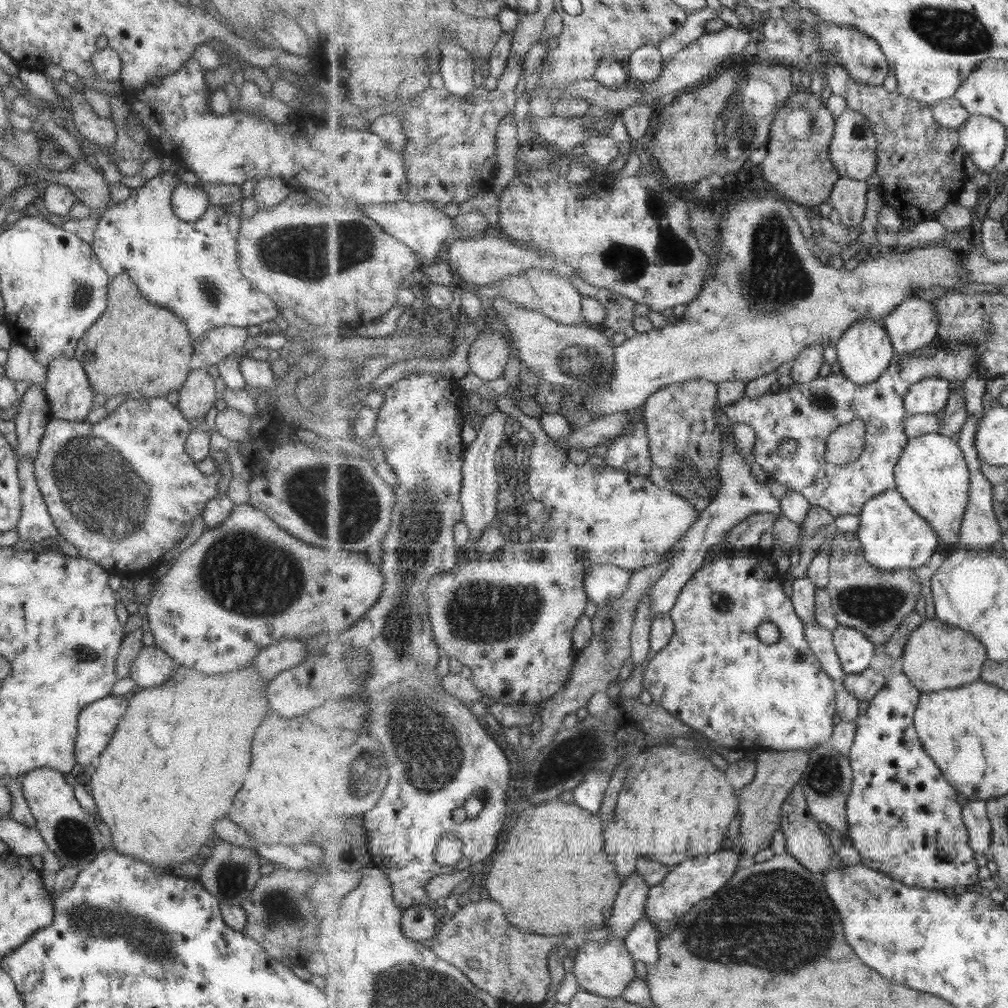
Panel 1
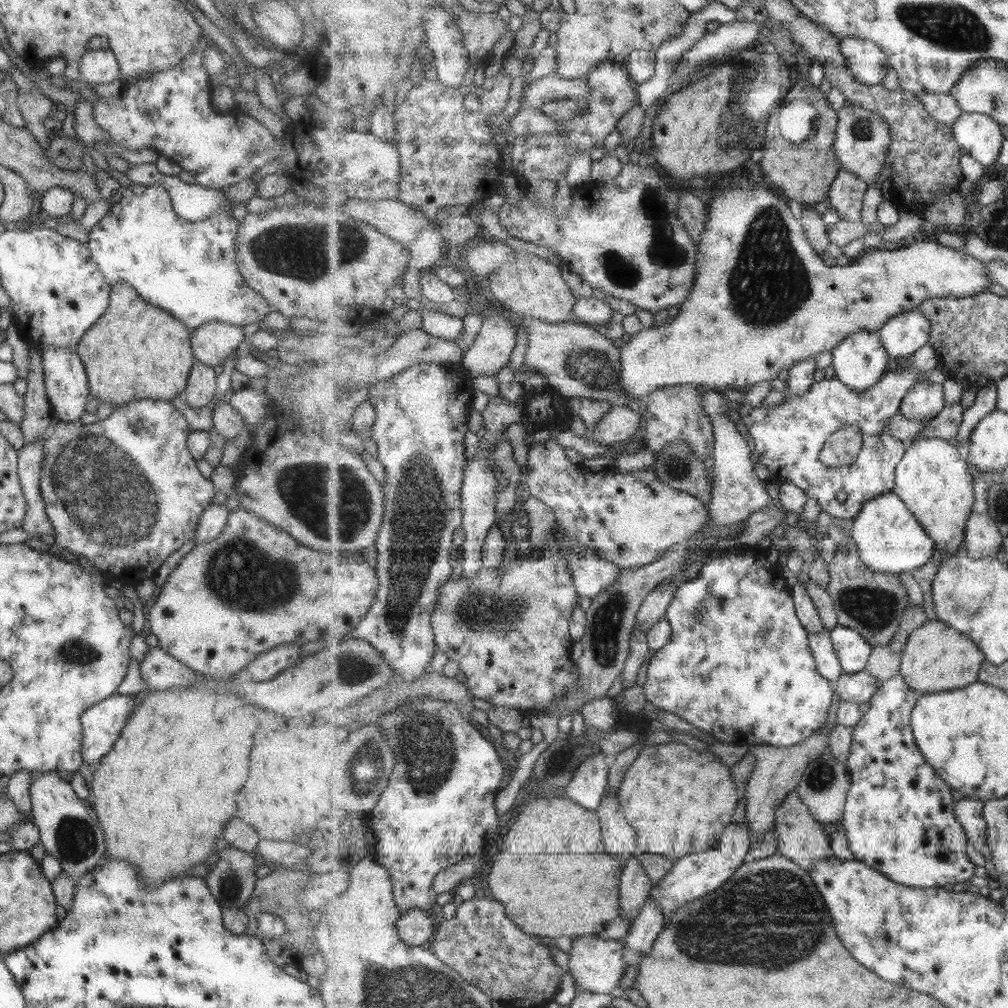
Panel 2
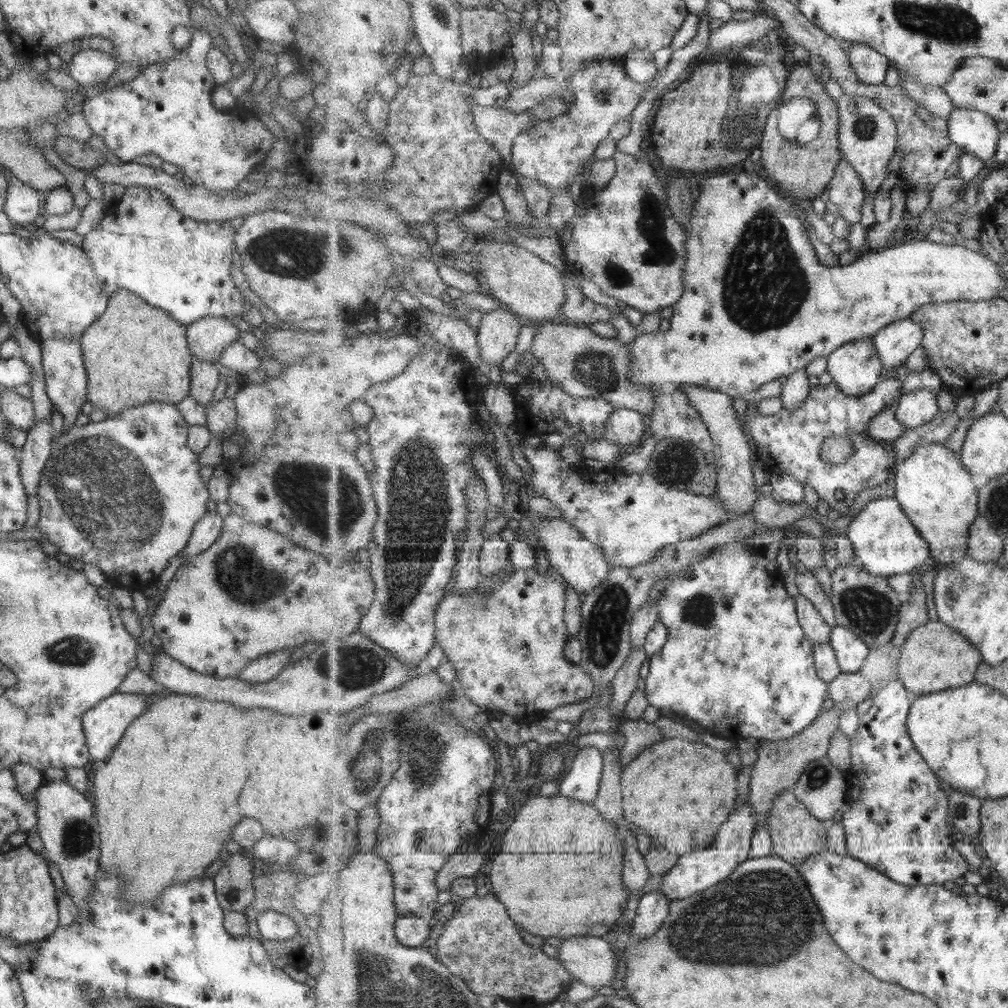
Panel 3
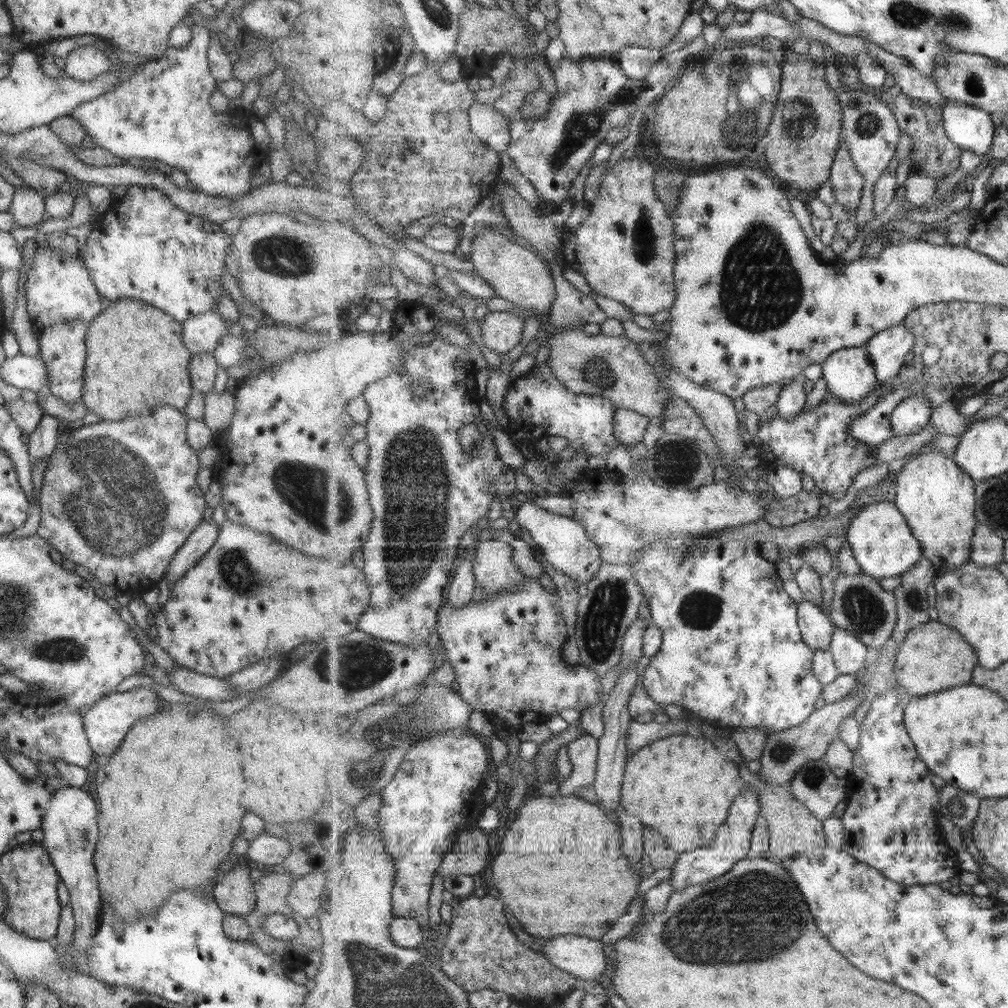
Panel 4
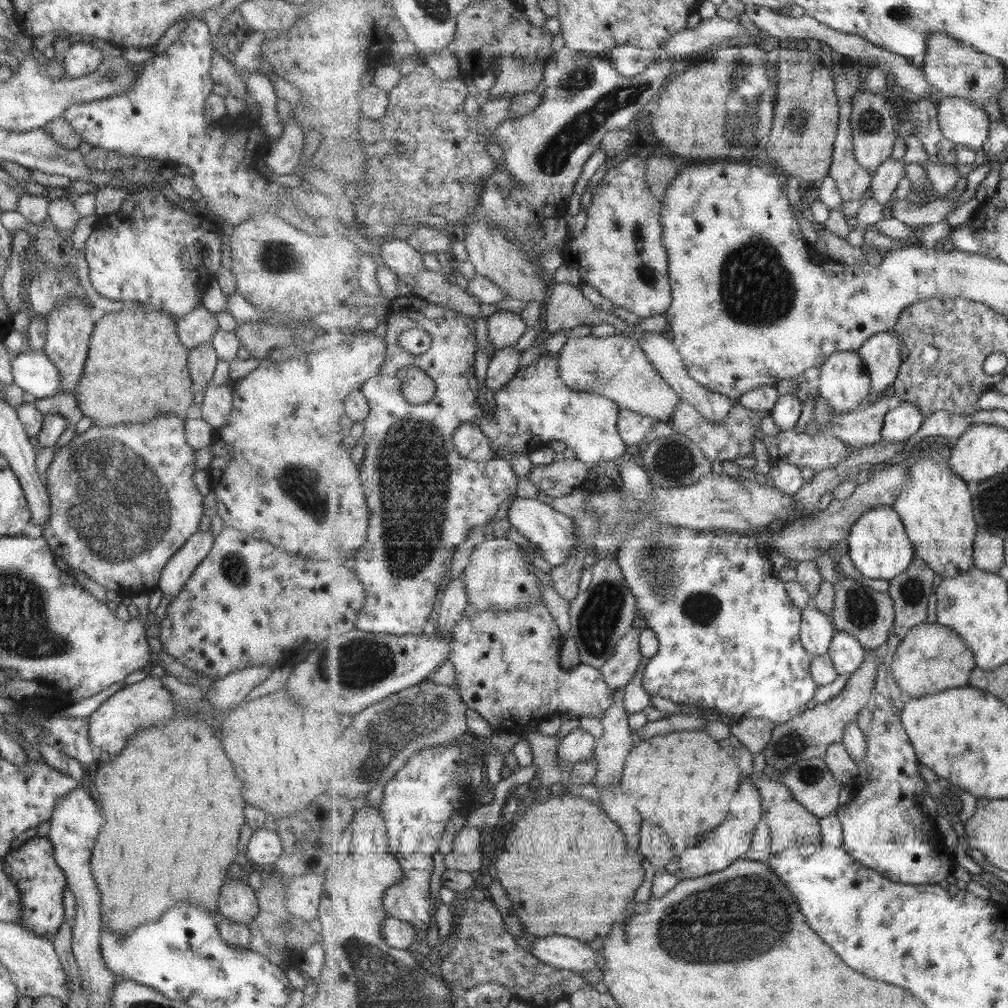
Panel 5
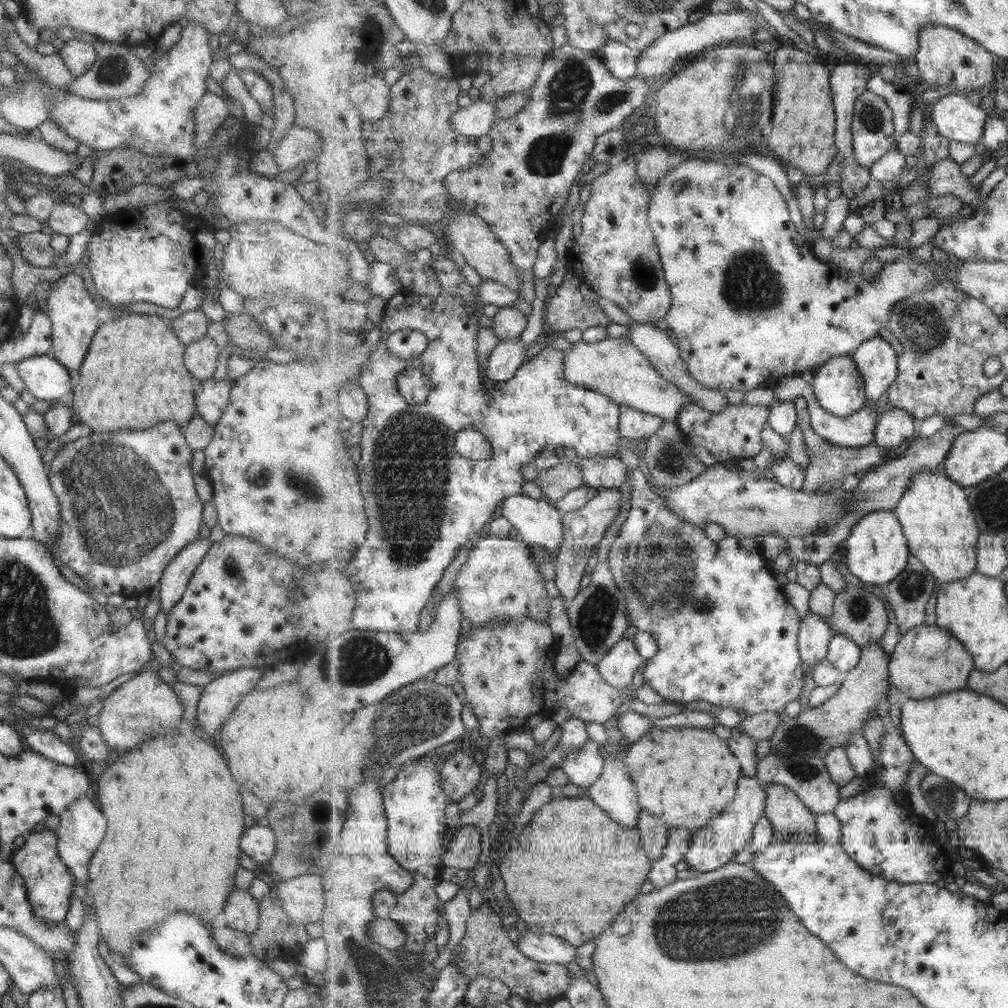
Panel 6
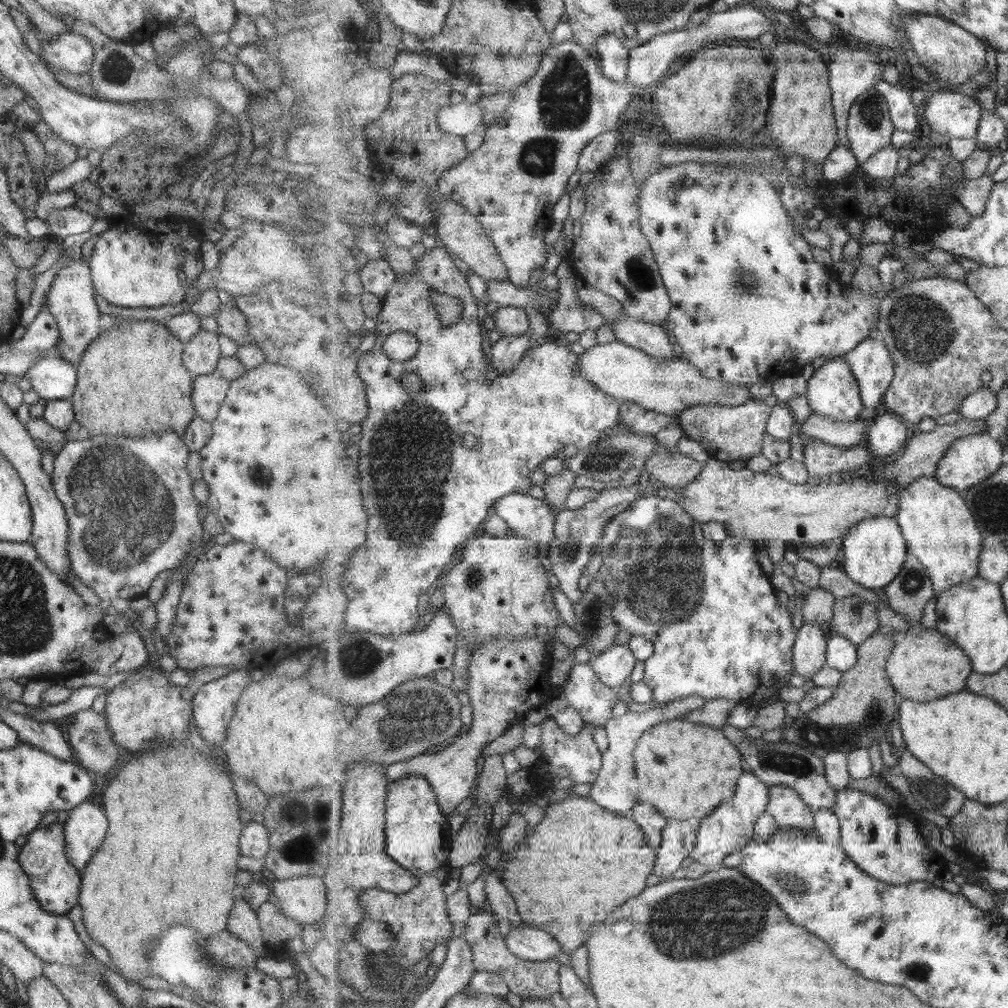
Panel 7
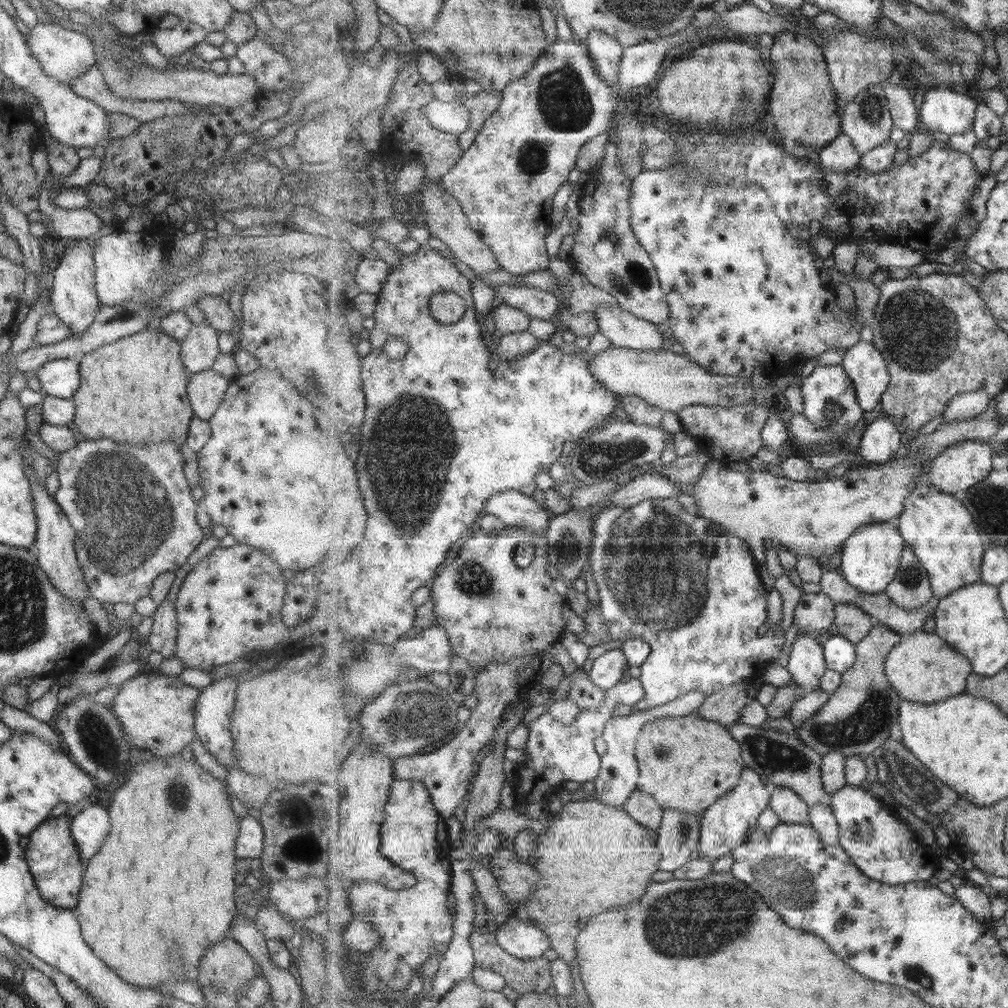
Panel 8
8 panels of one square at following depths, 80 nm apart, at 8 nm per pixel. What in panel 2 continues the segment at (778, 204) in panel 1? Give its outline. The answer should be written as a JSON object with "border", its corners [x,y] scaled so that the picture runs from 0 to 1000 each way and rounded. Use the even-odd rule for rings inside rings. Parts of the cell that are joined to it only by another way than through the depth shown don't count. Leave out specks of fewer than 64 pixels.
{"border":[[[737,177],[737,179],[725,179],[723,185],[721,185],[721,179],[719,179],[719,181],[715,181],[711,185],[711,188],[709,188],[709,192],[707,192],[707,196],[703,200],[702,208],[699,230],[691,242],[691,272],[685,295],[678,302],[675,302],[674,311],[668,316],[665,316],[662,323],[638,326],[631,332],[622,335],[622,340],[615,341],[617,347],[617,382],[621,389],[621,394],[625,399],[632,399],[633,403],[636,403],[640,395],[646,390],[662,383],[695,381],[712,390],[717,390],[722,385],[733,385],[733,387],[741,389],[753,379],[766,379],[773,373],[775,367],[782,368],[790,361],[802,355],[807,355],[811,351],[818,349],[818,347],[825,348],[844,331],[848,331],[853,327],[872,328],[883,315],[891,313],[895,310],[908,308],[920,297],[926,297],[927,295],[939,296],[944,294],[945,296],[957,296],[958,294],[969,294],[972,290],[979,289],[981,282],[984,280],[982,272],[979,271],[977,261],[961,252],[957,246],[947,247],[936,244],[926,235],[922,237],[912,235],[905,243],[900,245],[892,244],[885,248],[860,248],[851,258],[845,259],[838,265],[830,263],[827,265],[818,264],[818,260],[816,260],[814,254],[805,242],[796,220],[785,212],[783,202],[779,202],[773,194],[767,192],[763,182],[760,182],[760,185],[759,182],[755,183],[755,181],[747,183],[743,177]]]}

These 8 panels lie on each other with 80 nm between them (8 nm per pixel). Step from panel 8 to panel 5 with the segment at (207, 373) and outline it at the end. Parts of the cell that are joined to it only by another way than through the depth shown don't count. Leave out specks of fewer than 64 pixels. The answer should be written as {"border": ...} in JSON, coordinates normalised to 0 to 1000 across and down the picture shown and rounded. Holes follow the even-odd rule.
{"border":[[[207,380],[200,390],[200,399],[195,411],[214,427],[226,414],[230,402],[230,384],[223,380],[219,382]]]}

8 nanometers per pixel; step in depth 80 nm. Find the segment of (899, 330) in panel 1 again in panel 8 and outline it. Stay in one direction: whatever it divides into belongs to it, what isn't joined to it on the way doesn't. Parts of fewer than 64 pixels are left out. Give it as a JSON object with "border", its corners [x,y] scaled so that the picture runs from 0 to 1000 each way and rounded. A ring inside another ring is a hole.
{"border":[[[852,338],[836,351],[835,362],[846,376],[857,409],[870,405],[884,379],[876,350],[865,339]]]}

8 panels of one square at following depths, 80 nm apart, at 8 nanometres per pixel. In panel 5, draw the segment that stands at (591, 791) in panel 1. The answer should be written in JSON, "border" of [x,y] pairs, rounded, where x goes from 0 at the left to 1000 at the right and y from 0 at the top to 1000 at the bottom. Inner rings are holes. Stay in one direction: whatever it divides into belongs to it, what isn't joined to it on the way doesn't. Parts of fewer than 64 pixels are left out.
{"border":[[[570,721],[563,729],[559,731],[559,736],[553,743],[554,758],[577,757],[590,753],[590,743],[593,734],[586,730],[582,724]]]}

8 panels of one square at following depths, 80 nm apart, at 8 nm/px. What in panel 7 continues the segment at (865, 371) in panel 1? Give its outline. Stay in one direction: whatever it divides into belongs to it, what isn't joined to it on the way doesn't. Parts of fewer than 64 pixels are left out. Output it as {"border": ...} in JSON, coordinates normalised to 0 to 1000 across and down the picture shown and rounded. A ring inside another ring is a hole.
{"border":[[[837,354],[821,356],[801,380],[800,393],[808,410],[821,413],[826,417],[842,419],[852,416],[859,410],[851,375],[848,375],[843,360]]]}

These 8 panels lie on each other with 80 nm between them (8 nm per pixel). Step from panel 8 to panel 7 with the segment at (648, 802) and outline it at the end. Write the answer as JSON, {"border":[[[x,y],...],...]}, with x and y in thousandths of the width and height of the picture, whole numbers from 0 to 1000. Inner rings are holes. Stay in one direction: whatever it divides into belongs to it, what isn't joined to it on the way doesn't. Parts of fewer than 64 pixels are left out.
{"border":[[[636,792],[628,801],[626,812],[637,819],[643,838],[653,846],[663,812],[660,812],[646,797],[636,795]]]}

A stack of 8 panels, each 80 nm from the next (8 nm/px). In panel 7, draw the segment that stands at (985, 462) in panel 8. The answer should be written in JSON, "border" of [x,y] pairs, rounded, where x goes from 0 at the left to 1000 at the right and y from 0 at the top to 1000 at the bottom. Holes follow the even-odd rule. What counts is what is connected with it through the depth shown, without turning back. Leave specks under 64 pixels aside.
{"border":[[[979,429],[961,431],[945,438],[936,456],[932,458],[928,472],[932,475],[932,479],[953,489],[990,469],[995,462],[993,458],[995,458],[995,448],[997,447],[999,447],[999,439],[995,434],[989,438],[987,435],[983,435]]]}

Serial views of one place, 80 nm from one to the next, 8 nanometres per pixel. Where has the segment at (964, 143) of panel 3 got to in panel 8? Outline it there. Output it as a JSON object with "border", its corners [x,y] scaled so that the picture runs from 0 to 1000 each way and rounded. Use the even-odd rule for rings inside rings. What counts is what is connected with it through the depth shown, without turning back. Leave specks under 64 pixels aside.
{"border":[[[930,87],[917,94],[913,116],[921,130],[946,135],[959,133],[967,125],[969,108],[970,103],[962,94]]]}

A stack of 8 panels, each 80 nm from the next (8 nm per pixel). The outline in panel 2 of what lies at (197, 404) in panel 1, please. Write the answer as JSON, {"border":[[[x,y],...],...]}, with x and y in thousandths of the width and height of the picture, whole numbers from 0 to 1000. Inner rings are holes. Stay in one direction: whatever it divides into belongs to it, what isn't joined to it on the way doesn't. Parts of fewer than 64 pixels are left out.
{"border":[[[193,357],[187,371],[183,387],[185,402],[188,405],[201,405],[213,390],[213,369],[211,364]]]}

